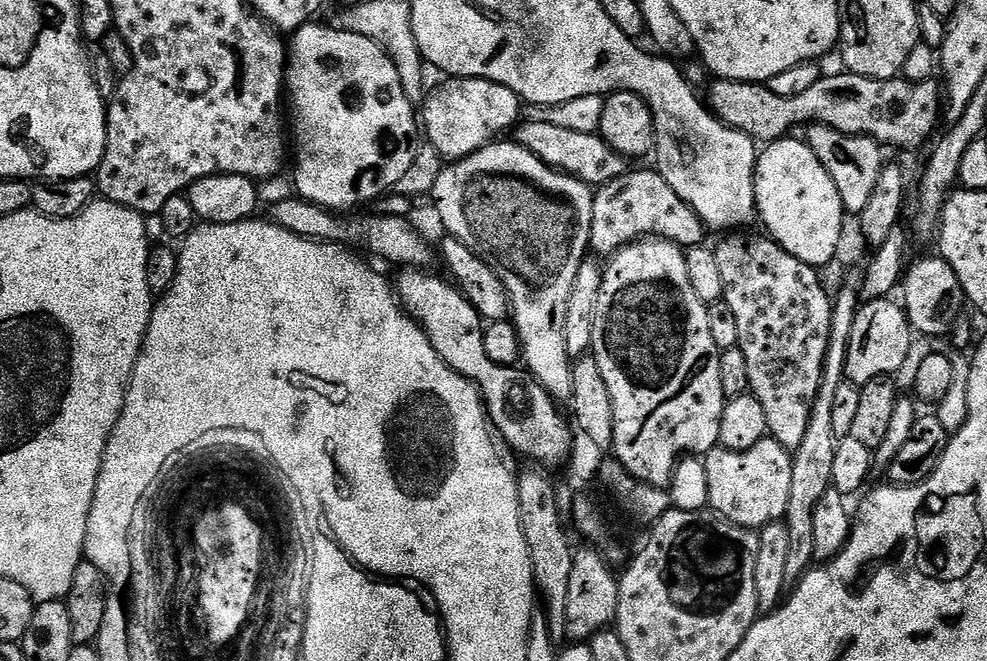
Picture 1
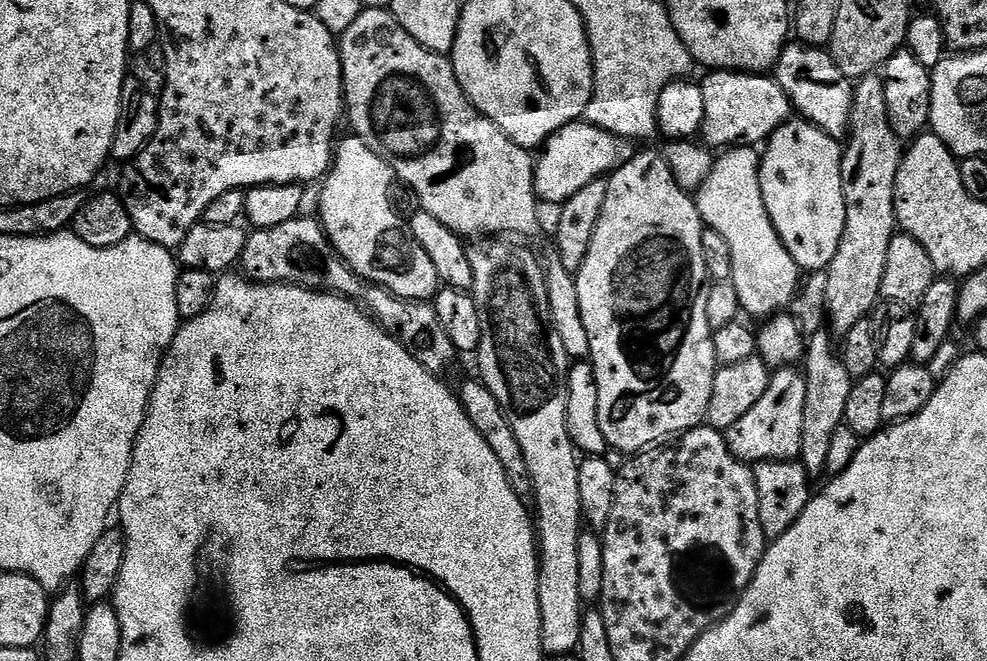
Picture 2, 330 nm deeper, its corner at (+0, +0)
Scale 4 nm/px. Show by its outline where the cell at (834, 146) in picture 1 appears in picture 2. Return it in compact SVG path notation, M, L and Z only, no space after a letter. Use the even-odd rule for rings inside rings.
M792 42L780 53L774 65L774 79L786 90L793 109L808 123L822 129L838 142L847 137L852 126L853 81L848 79L834 62L831 51L809 48L807 44Z

